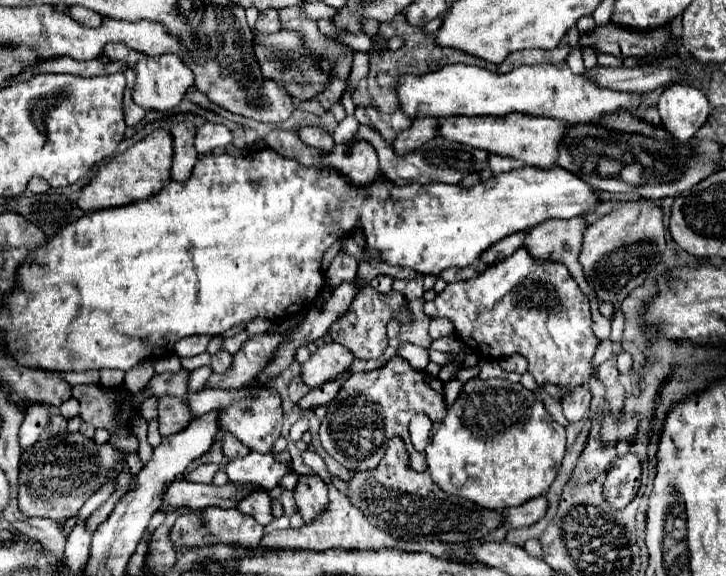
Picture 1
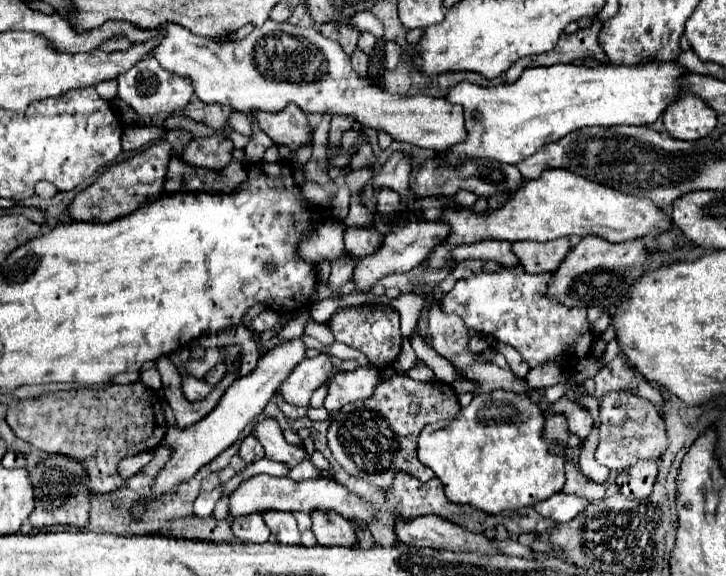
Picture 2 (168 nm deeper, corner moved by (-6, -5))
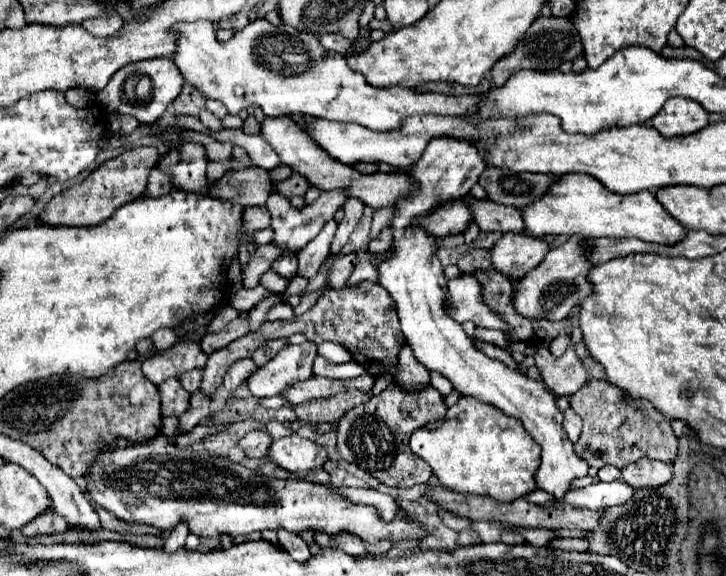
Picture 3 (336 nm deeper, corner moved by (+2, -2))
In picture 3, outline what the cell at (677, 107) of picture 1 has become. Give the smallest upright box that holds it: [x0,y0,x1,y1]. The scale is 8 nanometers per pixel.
[652,99,708,137]

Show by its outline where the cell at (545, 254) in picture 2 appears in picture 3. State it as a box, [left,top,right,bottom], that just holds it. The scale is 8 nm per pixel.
[490,233,550,279]

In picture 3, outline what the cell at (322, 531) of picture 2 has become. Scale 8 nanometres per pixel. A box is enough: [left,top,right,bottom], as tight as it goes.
[316,533,366,555]

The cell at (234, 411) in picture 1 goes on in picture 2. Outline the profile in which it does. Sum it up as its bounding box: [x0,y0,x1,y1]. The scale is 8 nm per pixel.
[252,418,308,466]

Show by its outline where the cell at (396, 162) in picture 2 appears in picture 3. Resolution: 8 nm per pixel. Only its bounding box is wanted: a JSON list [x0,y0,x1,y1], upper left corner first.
[266,189,348,253]

